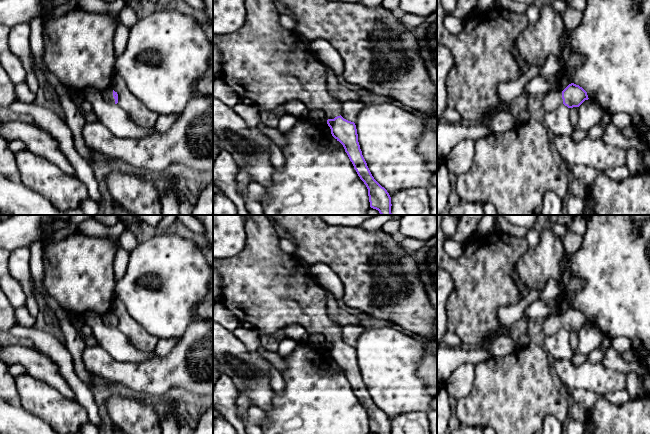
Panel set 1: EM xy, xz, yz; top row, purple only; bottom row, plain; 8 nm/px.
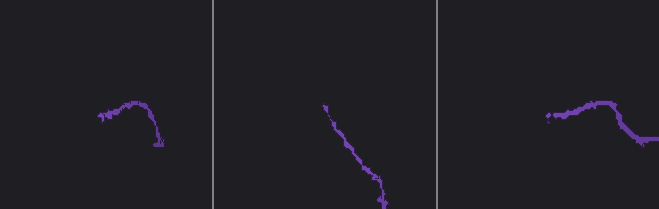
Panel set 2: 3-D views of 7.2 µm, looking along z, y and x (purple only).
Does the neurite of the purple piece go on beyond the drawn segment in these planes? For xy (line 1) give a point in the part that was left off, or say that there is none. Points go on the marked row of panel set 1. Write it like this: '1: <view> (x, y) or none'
1: xy (107, 94)

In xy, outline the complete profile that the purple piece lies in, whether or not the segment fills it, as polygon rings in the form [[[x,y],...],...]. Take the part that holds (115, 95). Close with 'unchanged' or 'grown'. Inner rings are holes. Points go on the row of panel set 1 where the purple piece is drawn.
[[[111,87],[102,91],[102,96],[103,96],[104,100],[110,104],[118,103],[118,94]]]; grown

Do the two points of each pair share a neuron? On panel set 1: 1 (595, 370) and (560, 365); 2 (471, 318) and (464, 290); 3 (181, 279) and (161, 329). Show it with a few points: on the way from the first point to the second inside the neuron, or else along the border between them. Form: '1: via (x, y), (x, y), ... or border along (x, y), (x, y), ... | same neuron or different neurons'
1: via (586, 371), (569, 371) | same neuron
2: via (471, 311), (471, 297) | same neuron
3: via (169, 291), (163, 299), (163, 317) | same neuron

